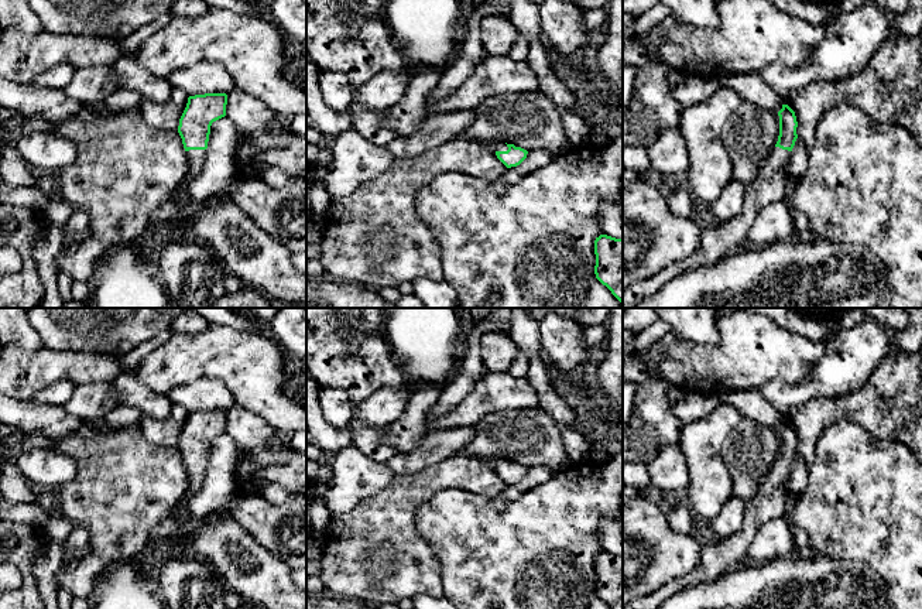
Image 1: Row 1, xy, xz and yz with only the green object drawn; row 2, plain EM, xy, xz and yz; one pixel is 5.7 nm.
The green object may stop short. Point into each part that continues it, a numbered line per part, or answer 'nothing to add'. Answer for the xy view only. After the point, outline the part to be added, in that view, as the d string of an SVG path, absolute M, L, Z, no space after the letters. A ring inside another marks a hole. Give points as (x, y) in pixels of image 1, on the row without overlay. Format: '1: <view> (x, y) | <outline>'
1: xy (195, 474) | M189 466L188 473L188 492L193 492L200 487L205 475L205 466Z

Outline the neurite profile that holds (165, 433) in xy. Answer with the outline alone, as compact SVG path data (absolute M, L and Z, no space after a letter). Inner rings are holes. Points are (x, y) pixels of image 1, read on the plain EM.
M174 404L169 415L164 420L144 418L141 422L144 438L155 445L178 448L179 435L186 424L188 414L184 407Z

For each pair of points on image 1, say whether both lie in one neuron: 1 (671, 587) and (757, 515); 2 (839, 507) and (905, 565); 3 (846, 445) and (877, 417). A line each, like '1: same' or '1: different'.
1: same
2: same
3: different

